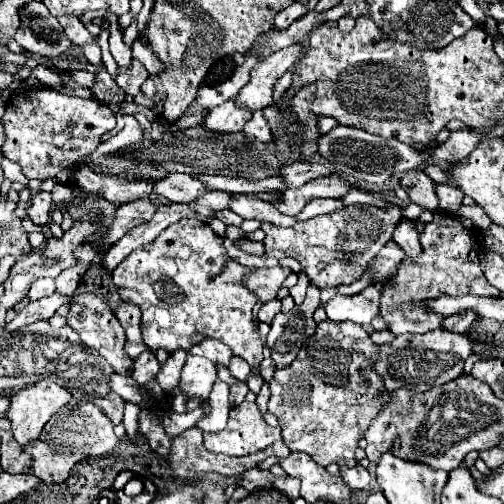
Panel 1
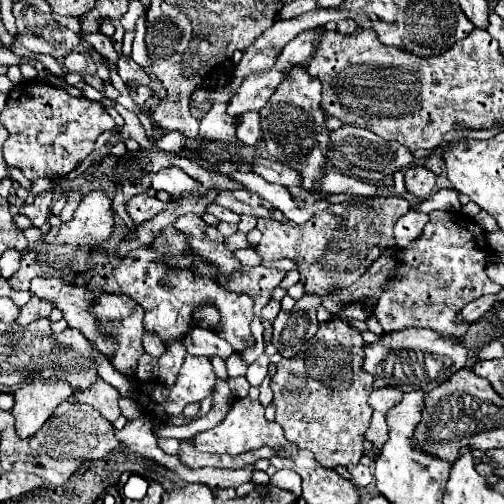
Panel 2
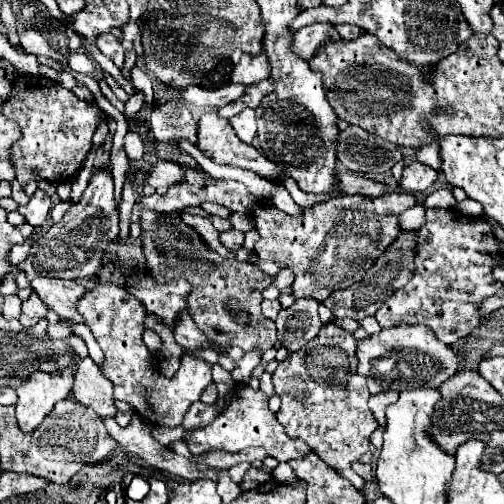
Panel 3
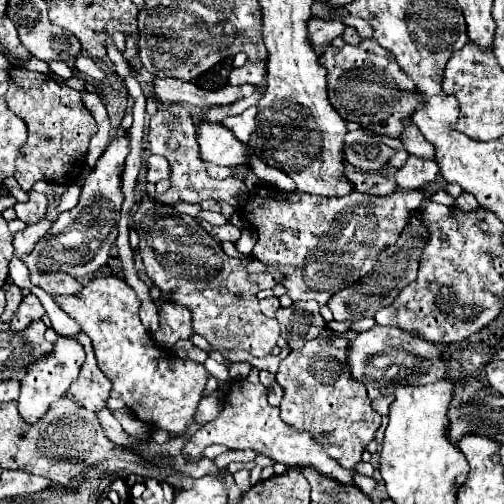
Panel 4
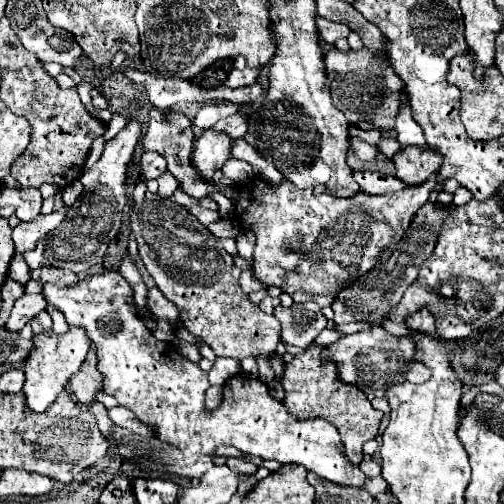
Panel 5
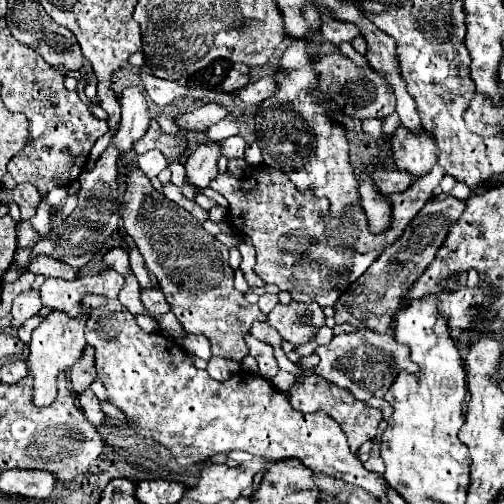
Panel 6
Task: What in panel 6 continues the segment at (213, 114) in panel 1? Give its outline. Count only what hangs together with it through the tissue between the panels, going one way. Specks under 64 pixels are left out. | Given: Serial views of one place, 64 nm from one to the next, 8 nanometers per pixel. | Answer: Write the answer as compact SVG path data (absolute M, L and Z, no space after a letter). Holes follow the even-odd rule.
M204 142L192 150L186 162L186 186L200 194L214 180L218 166L216 160L220 156L218 142Z

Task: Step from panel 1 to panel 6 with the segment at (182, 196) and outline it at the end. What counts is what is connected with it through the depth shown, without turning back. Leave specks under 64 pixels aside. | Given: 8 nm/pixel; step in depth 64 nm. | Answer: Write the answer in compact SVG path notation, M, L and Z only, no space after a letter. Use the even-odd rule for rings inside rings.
M156 150L140 154L138 156L138 164L140 164L140 168L144 168L144 174L148 174L148 178L158 176L168 166L166 156L162 152L156 152Z

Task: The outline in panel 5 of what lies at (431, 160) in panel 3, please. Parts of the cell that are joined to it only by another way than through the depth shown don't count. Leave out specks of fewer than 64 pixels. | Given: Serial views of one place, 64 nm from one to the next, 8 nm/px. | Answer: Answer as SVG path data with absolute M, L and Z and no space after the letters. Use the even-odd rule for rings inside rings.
M402 96L402 108L400 108L398 116L396 116L396 130L398 130L398 140L400 140L400 144L426 146L424 132L422 132L420 124L416 124L416 120L412 118L410 102L408 102L406 96Z

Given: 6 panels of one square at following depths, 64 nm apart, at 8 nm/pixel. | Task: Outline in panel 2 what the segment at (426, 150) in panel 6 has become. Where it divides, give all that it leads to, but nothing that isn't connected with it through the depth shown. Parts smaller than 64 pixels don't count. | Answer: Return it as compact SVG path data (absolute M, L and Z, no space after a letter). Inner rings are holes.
M410 166L404 170L404 182L406 182L406 190L412 192L414 196L428 198L428 194L434 190L436 176L424 166Z

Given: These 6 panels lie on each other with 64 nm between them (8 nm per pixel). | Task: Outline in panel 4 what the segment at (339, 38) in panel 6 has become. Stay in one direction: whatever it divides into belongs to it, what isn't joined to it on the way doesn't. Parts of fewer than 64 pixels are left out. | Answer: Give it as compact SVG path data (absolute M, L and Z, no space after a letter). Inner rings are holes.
M312 18L308 22L308 28L312 28L312 44L316 46L328 46L336 36L342 36L344 24L340 20L318 20Z

